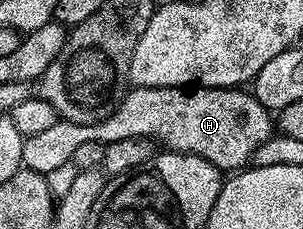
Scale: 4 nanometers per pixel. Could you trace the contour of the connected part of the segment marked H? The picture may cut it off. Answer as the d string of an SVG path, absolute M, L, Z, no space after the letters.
M133 87L121 106L98 123L58 121L35 137L24 137L21 165L24 170L46 176L51 169L73 161L75 149L88 143L108 144L123 138L152 139L170 151L198 155L222 173L236 173L274 134L275 119L248 90L236 87Z

